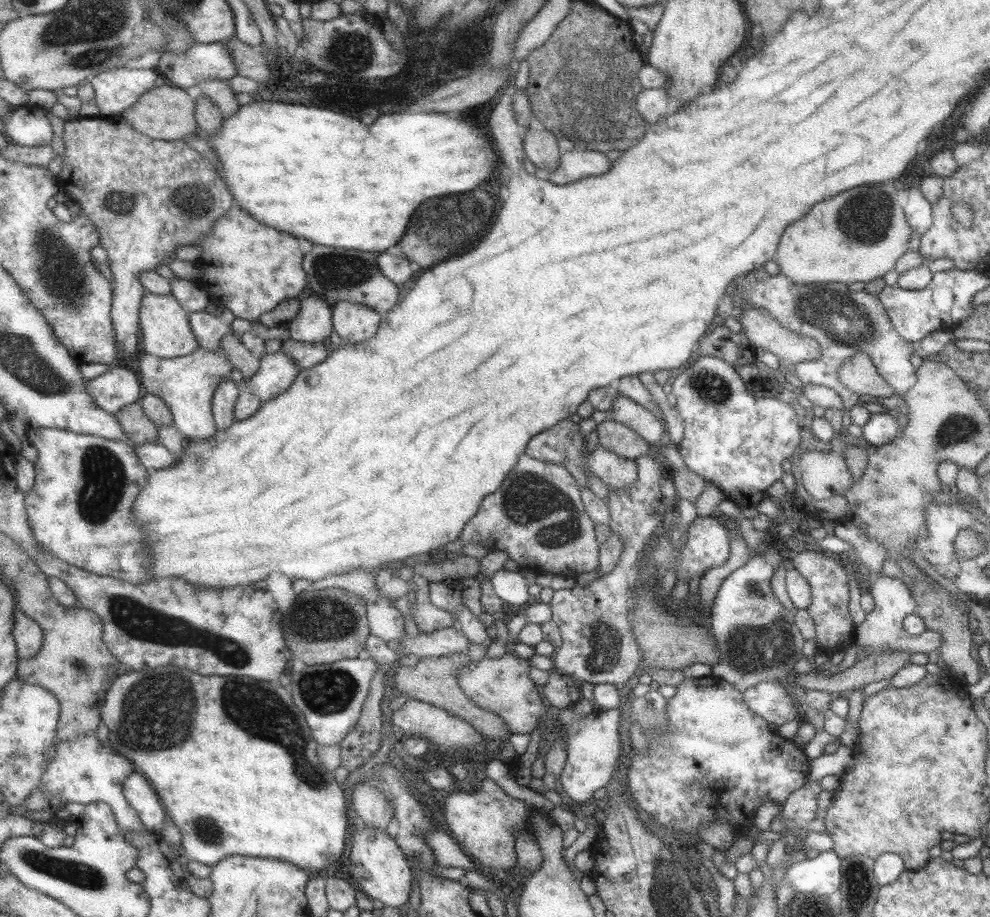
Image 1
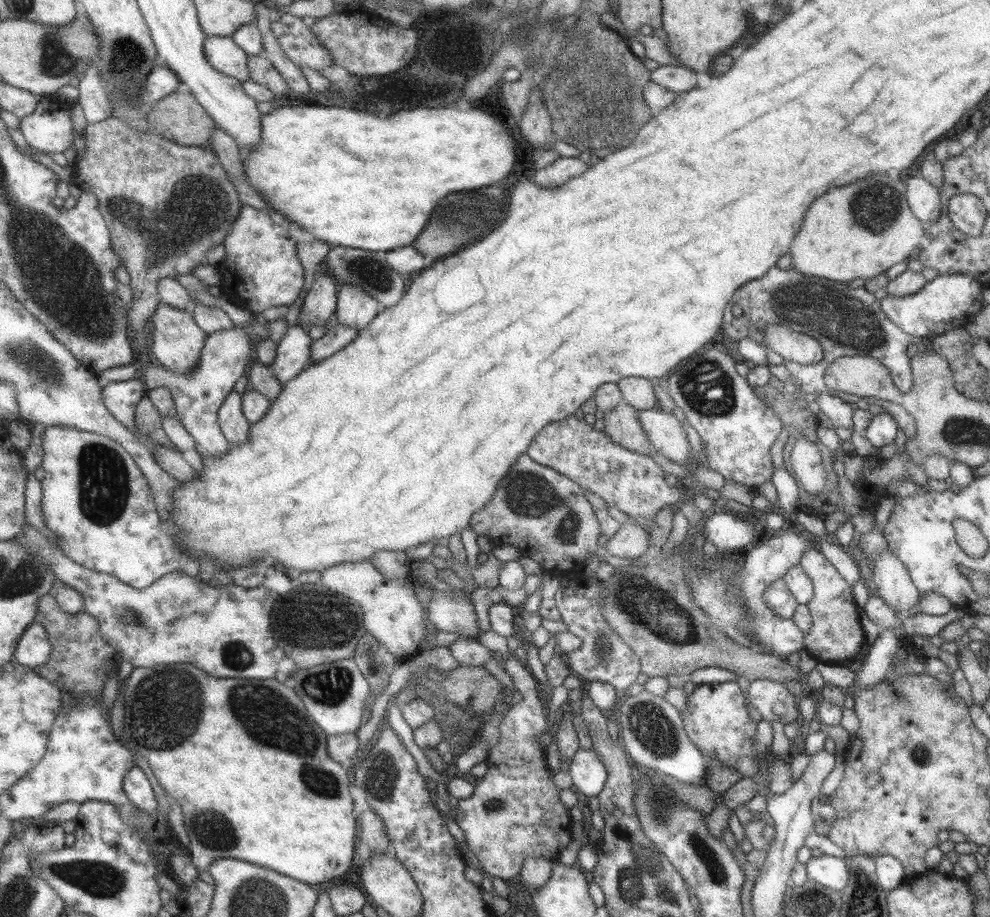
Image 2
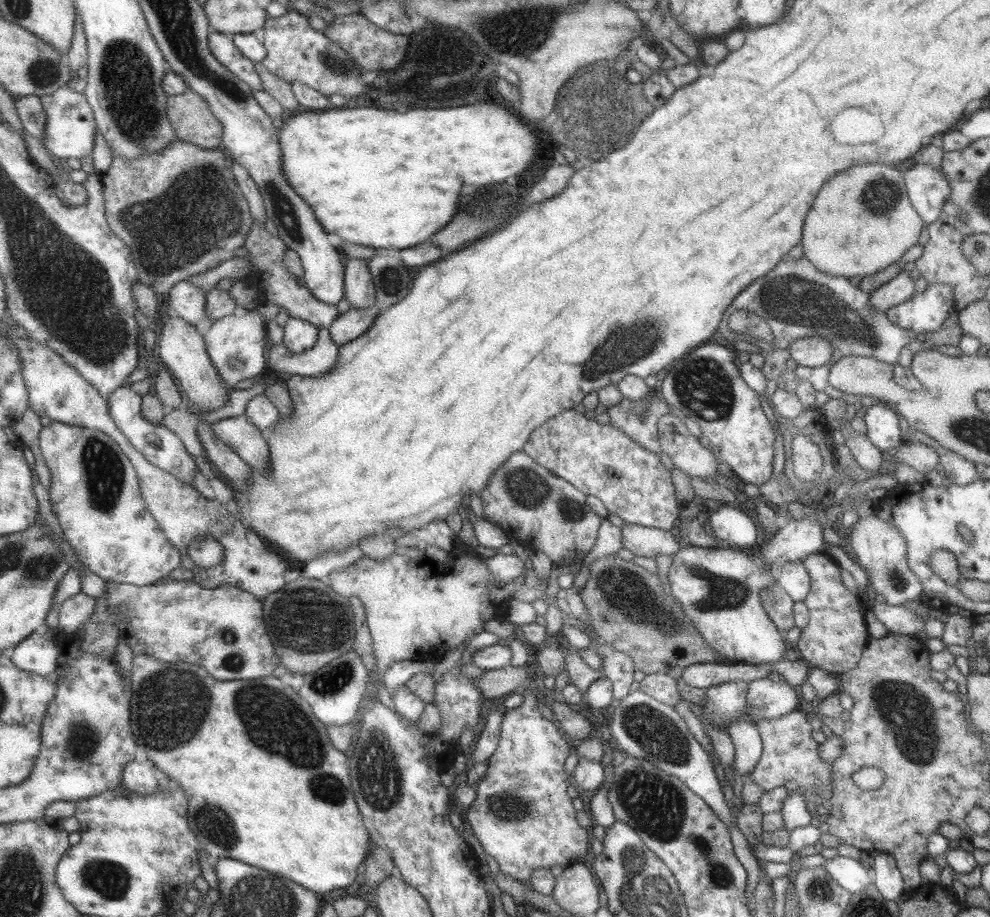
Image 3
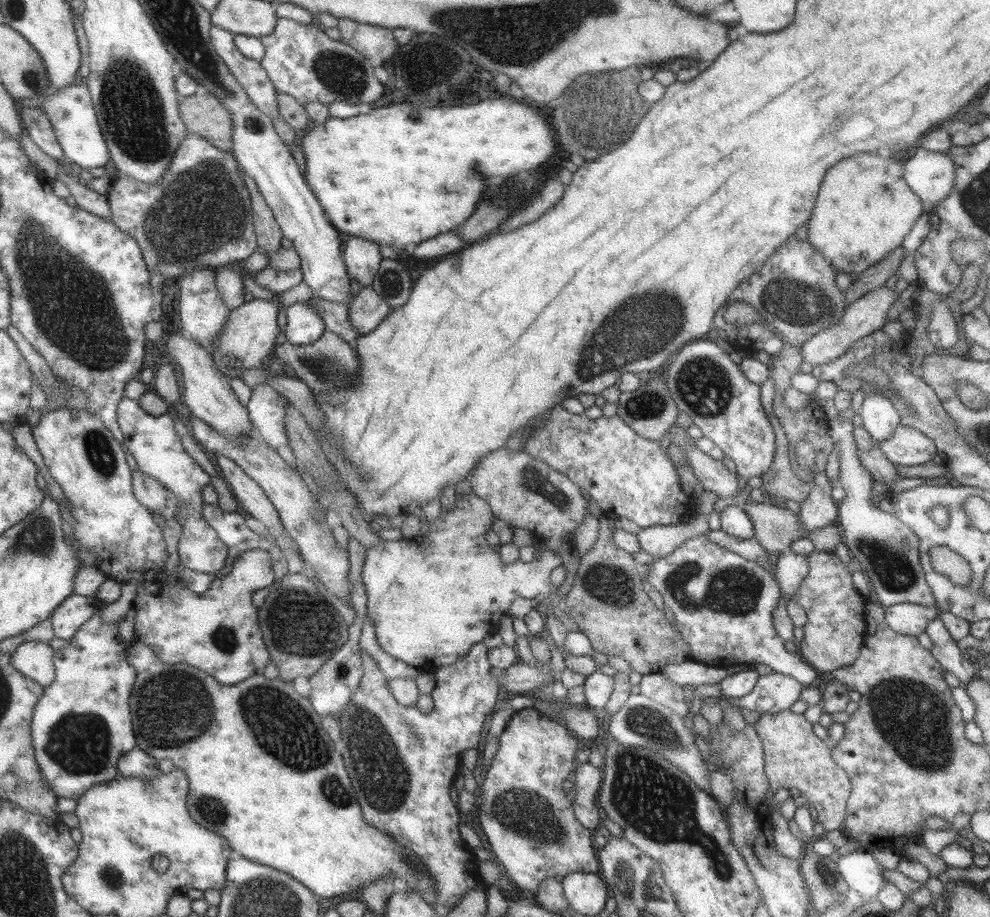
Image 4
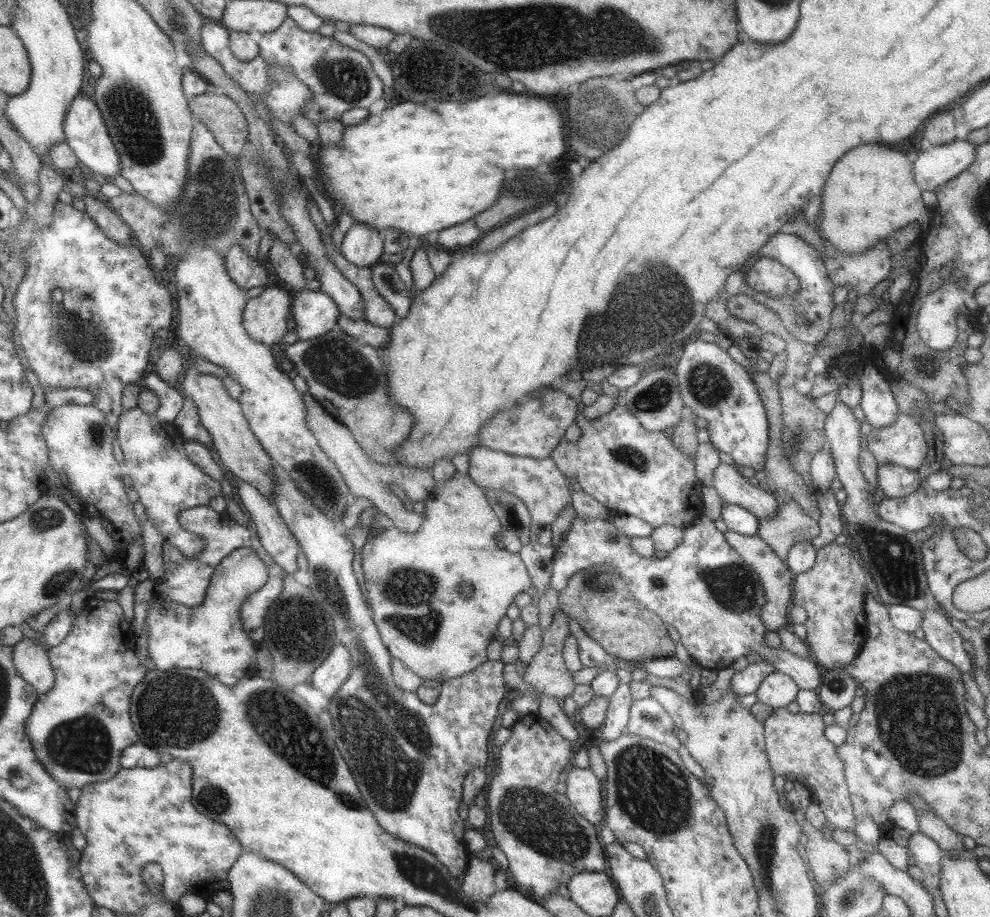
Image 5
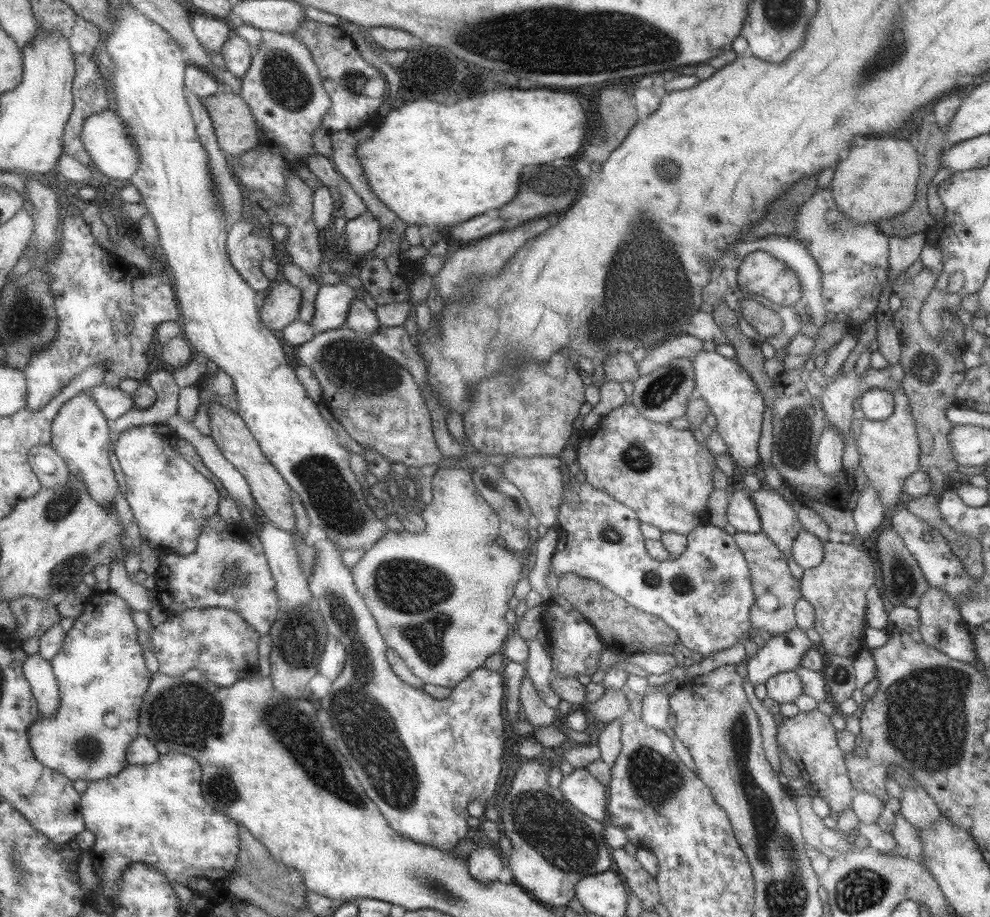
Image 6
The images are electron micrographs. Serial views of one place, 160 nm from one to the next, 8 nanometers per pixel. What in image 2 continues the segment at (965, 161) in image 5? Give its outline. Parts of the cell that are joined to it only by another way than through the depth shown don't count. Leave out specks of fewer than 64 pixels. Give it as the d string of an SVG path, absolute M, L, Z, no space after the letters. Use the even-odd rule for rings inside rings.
M920 174L911 176L907 182L904 182L907 205L915 219L922 226L935 223L941 214L941 203L939 203L939 190L929 184Z

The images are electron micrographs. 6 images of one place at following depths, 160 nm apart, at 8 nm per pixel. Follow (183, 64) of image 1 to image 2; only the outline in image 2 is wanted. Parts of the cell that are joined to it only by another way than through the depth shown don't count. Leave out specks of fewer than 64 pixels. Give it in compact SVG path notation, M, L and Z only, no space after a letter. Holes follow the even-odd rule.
M209 36L205 48L207 60L217 72L238 81L249 79L247 54L230 36Z

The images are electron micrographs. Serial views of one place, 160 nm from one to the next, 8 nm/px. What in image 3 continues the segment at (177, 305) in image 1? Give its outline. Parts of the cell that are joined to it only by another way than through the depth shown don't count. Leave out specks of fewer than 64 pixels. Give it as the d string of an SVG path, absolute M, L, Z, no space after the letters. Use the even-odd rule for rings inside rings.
M169 313L163 320L161 333L157 338L160 345L160 355L164 364L172 370L174 376L180 381L186 400L191 400L202 410L209 412L223 406L228 399L230 390L224 388L224 382L215 370L206 347L206 336L182 316Z

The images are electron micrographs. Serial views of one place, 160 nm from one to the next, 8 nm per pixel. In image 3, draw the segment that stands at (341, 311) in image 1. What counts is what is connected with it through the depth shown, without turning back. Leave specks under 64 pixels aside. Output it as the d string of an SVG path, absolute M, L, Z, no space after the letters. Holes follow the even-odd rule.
M349 259L343 268L343 296L353 308L369 308L376 301L367 260Z

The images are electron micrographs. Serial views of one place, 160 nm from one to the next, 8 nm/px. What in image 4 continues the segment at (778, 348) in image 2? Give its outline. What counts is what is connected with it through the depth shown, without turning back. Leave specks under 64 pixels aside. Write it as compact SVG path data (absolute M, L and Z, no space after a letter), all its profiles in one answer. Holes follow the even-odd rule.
M881 286L879 289L873 289L860 296L857 300L850 302L845 307L843 316L839 323L829 329L817 332L814 336L807 338L799 347L802 360L809 362L811 365L825 364L831 362L843 352L855 347L858 340L862 340L866 335L875 332L883 327L891 303L896 302L898 298L895 290Z

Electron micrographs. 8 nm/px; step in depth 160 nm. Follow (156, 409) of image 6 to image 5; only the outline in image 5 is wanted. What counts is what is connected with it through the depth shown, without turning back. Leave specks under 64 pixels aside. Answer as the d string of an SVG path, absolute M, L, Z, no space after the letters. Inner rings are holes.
M156 372L149 373L144 378L144 383L147 389L156 392L160 396L162 402L161 408L154 415L157 415L162 422L175 422L184 407L185 396L183 392L176 390Z

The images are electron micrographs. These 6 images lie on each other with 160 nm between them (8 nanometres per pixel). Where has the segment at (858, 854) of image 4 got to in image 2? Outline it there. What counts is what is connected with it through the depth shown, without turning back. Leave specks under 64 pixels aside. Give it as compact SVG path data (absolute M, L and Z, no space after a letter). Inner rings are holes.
M822 854L819 857L811 857L804 867L806 880L814 880L825 888L841 890L844 893L850 888L850 878L843 859Z

